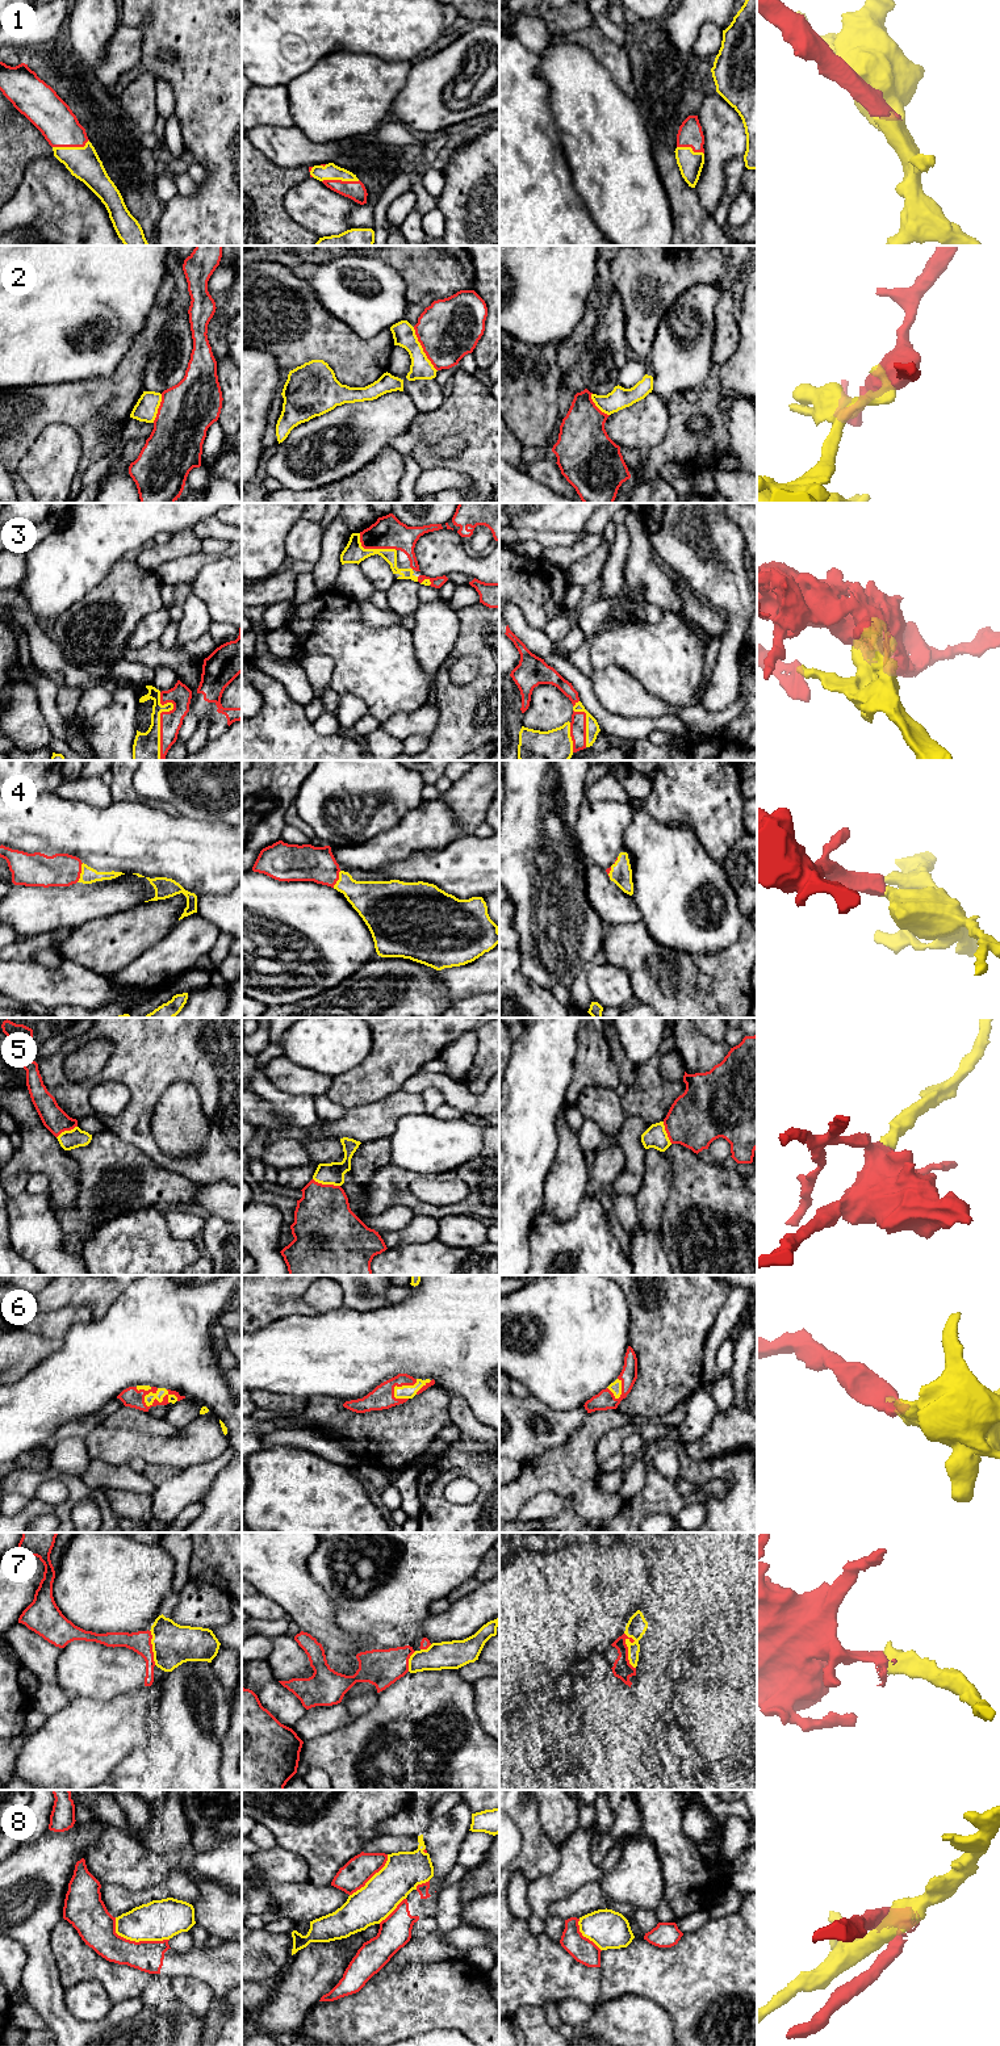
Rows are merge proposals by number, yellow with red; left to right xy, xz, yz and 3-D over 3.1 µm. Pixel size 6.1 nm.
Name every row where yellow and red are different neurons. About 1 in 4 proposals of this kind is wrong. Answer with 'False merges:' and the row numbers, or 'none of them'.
False merges: 2, 8

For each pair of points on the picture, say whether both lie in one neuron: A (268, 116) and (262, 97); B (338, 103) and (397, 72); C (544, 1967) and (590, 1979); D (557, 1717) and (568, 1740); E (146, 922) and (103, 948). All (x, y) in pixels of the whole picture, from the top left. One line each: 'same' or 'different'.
A: same
B: same
C: same
D: same
E: same

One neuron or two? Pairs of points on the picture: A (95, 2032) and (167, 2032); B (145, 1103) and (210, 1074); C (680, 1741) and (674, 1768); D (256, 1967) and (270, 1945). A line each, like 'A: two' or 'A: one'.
A: two
B: one
C: one
D: one

